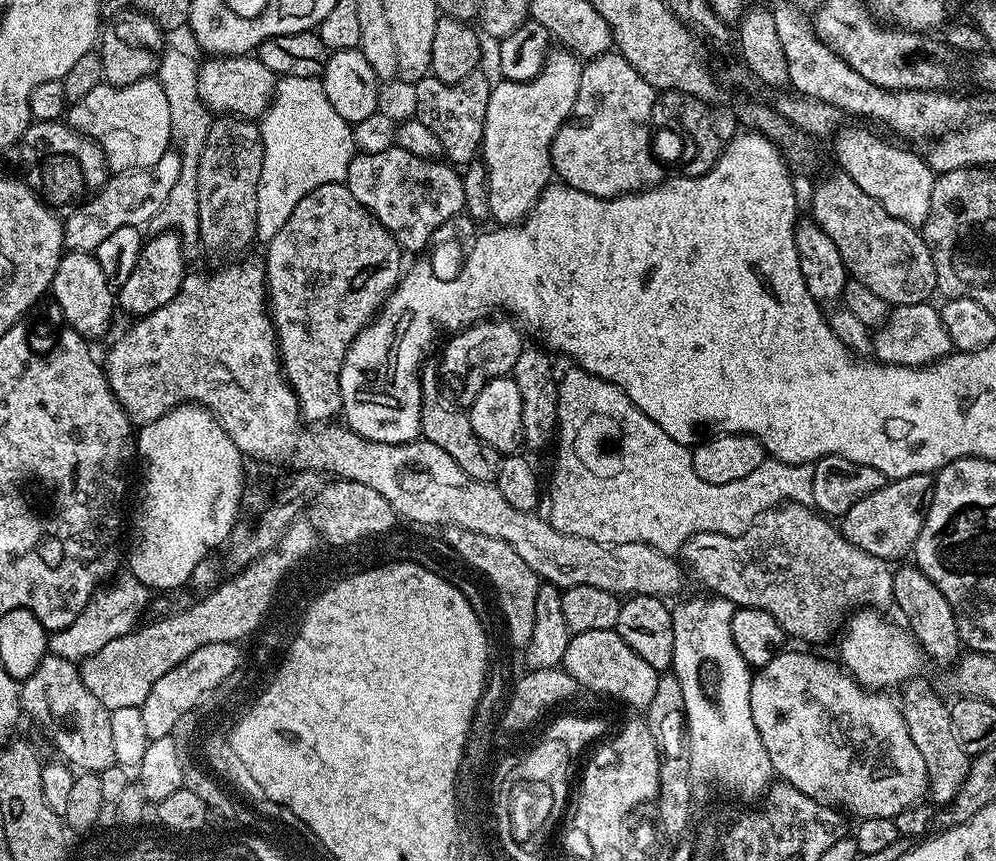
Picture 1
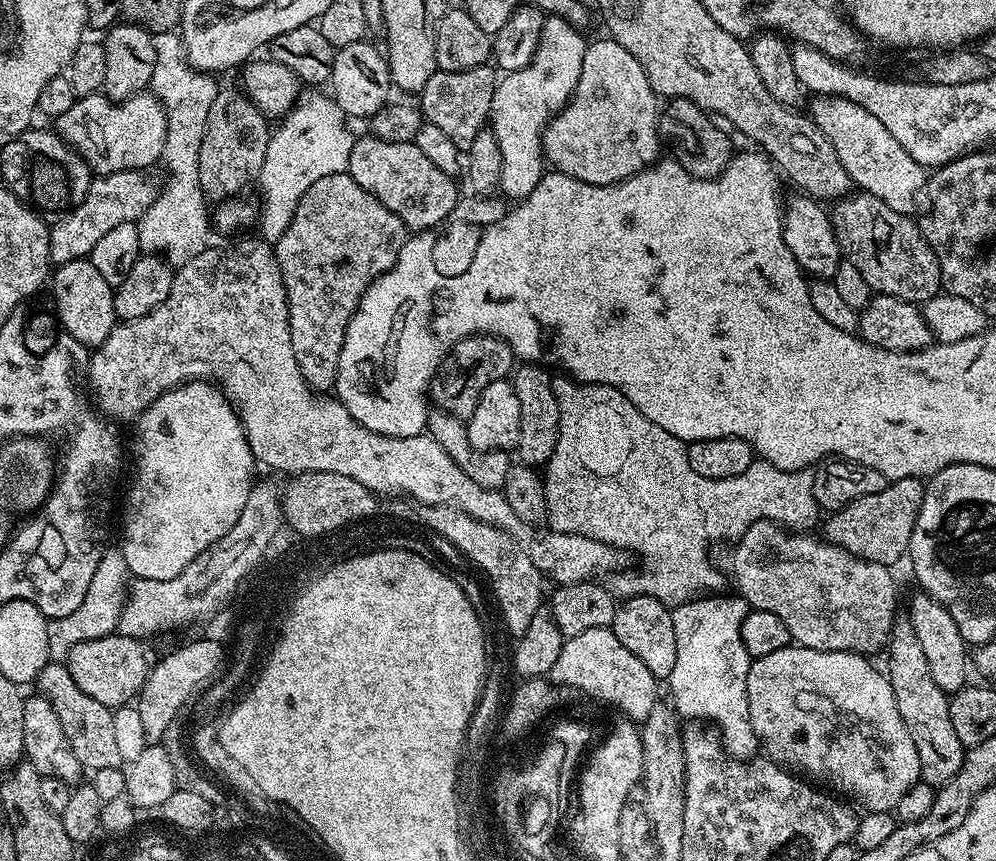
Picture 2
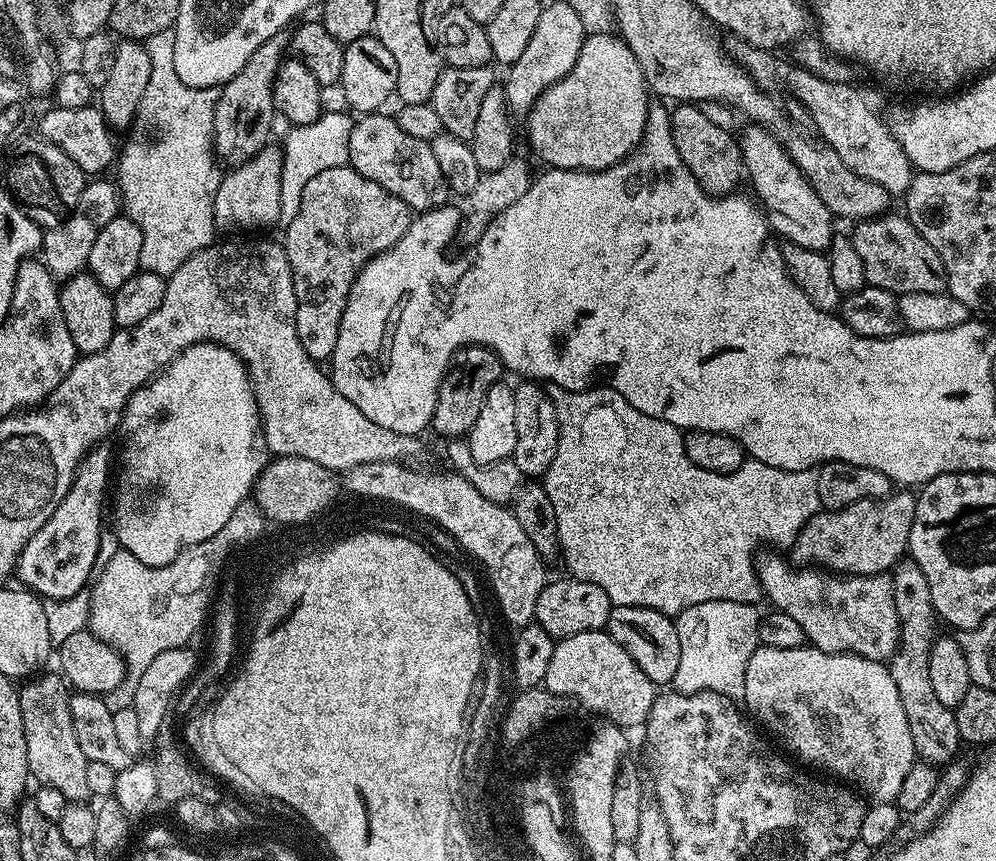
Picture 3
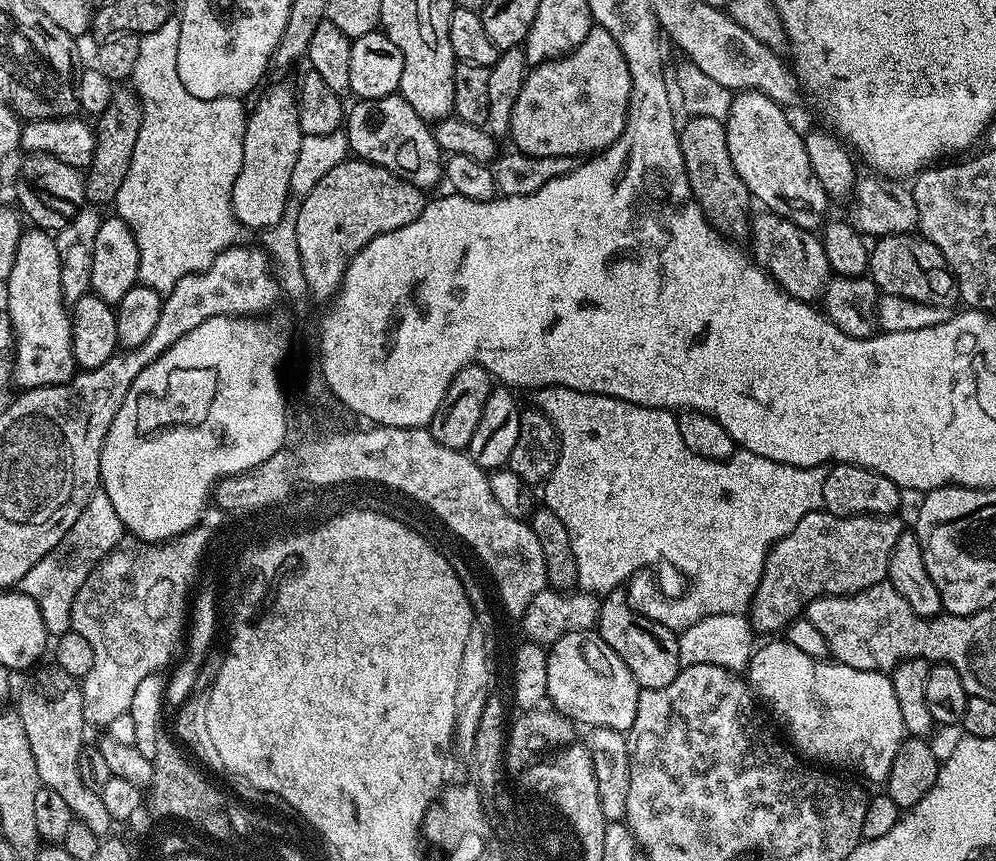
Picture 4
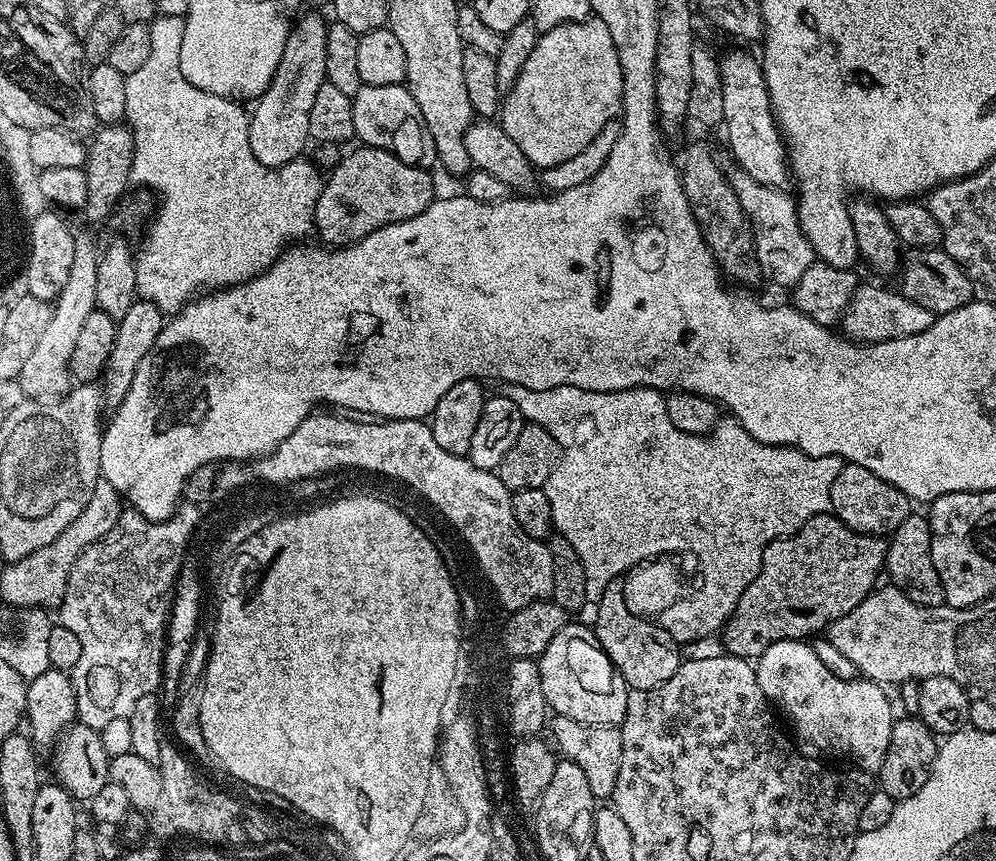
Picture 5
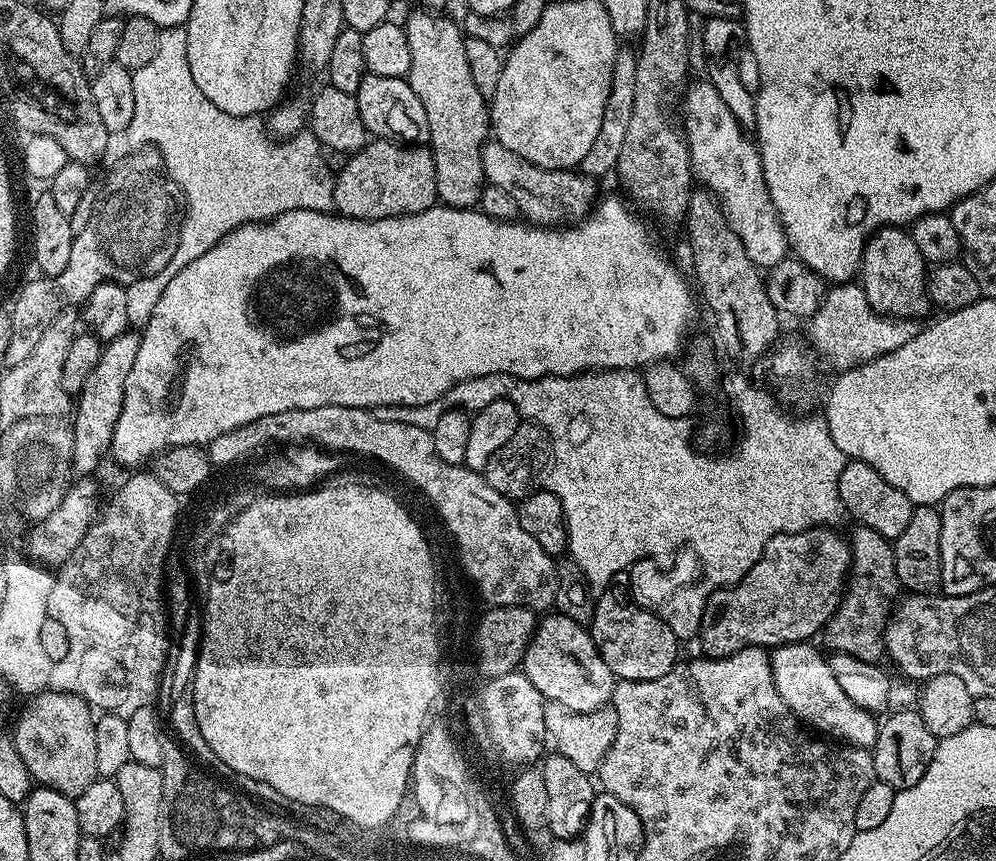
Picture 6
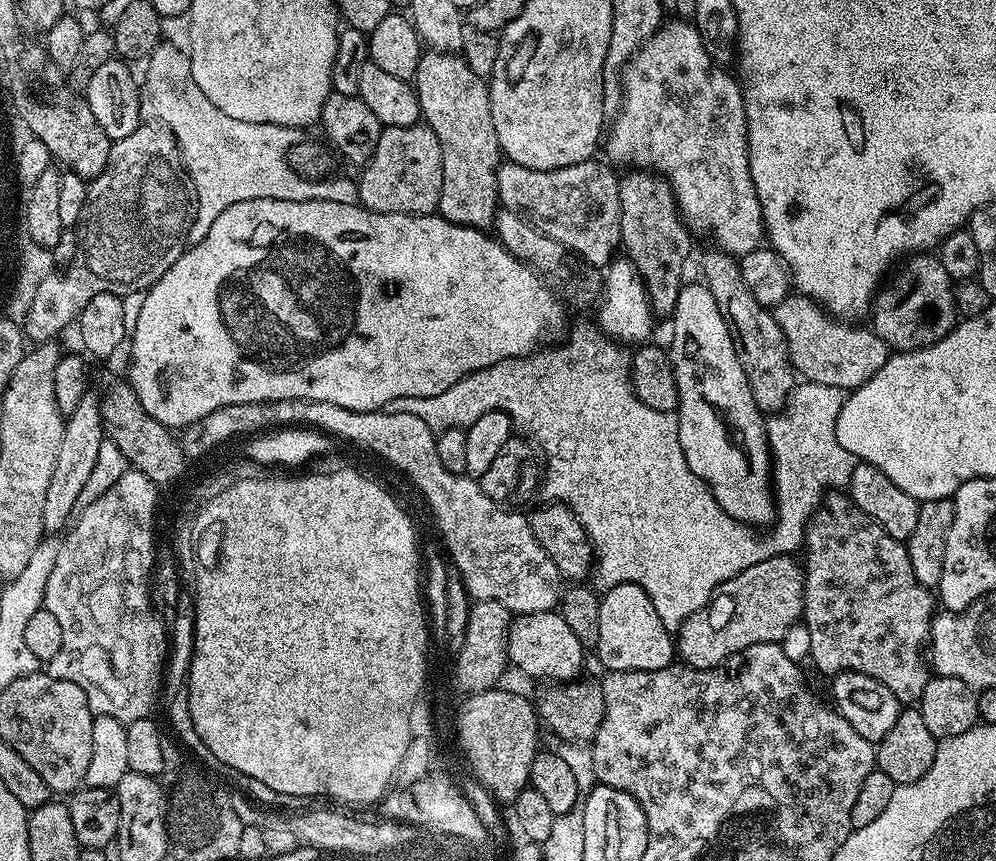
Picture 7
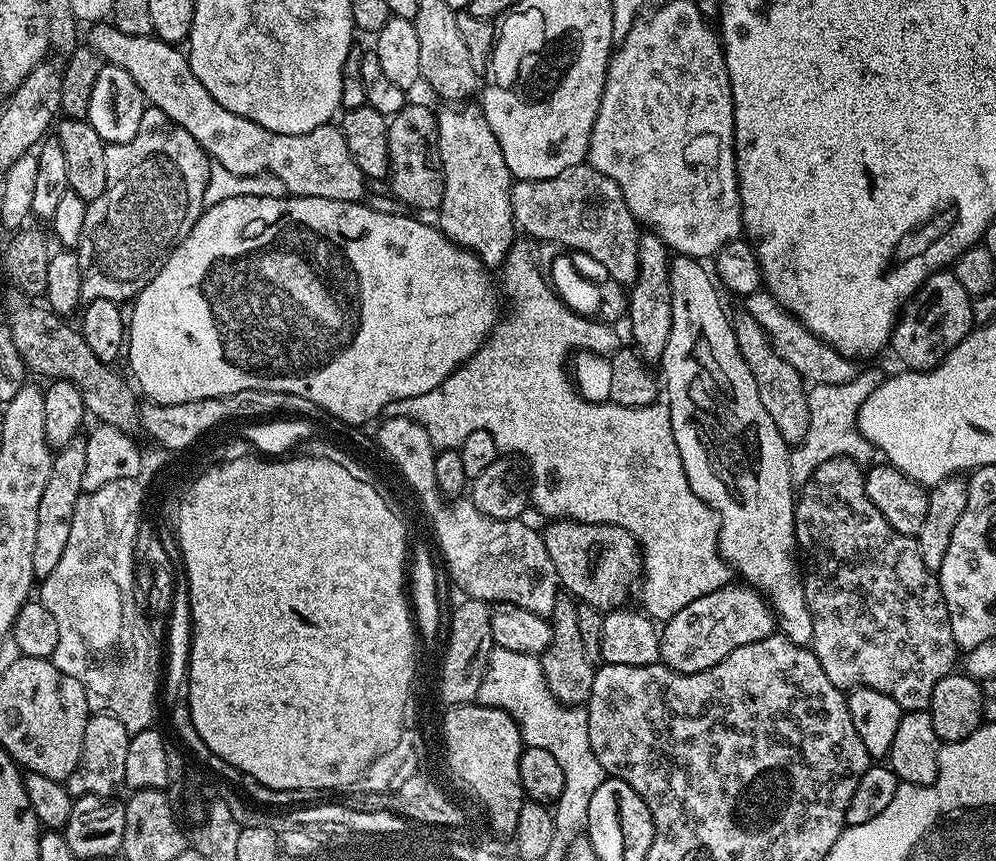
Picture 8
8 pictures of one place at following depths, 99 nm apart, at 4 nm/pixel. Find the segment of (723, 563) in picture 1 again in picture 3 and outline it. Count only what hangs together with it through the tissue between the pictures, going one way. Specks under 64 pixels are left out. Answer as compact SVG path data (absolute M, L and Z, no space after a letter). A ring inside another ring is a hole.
M780 556L758 560L760 587L771 607L790 614L802 626L809 645L823 652L843 652L887 661L900 643L900 619L894 606L891 579L879 576L846 576L800 566Z

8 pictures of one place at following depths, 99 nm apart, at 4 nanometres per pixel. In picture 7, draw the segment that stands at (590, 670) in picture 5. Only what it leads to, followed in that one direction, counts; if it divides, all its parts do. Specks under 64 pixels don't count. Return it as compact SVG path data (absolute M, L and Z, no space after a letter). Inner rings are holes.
M559 611L517 615L508 625L507 642L511 667L536 680L544 680L540 682L567 682L583 673L580 671L584 668L585 646L574 638L574 630L566 626Z

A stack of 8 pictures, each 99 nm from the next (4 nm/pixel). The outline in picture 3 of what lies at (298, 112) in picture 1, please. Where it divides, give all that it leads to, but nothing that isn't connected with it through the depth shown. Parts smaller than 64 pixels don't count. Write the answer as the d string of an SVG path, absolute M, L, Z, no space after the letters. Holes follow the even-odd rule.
M321 111L319 118L314 122L295 125L291 129L292 133L285 138L284 142L282 141L284 161L281 170L279 219L281 225L287 226L290 222L294 222L294 214L298 214L298 202L302 202L302 190L306 190L306 182L310 182L310 178L322 174L322 170L334 170L348 164L350 130L354 120L347 111L344 112Z

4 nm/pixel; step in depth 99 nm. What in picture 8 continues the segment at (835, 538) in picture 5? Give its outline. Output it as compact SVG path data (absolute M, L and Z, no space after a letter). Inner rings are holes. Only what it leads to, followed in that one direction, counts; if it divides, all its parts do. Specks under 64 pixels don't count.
M730 582L725 588L714 590L714 594L694 598L690 606L682 606L678 614L663 621L659 629L659 663L682 674L710 670L710 666L718 666L738 646L750 646L750 642L773 635L777 628L775 612L755 588L743 582Z

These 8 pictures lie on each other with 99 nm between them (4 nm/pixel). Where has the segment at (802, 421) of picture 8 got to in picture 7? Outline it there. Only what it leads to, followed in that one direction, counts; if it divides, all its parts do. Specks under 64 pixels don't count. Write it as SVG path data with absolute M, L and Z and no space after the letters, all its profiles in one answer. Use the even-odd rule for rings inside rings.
M711 251L704 256L702 283L708 287L710 294L714 294L718 310L722 310L722 318L726 318L738 362L742 362L742 370L754 394L754 402L760 407L761 413L778 412L787 404L792 389L798 383L798 373L792 367L786 346L786 334L782 326L774 322L771 311L763 308L758 298L754 298L750 286L746 286L739 259L729 252Z

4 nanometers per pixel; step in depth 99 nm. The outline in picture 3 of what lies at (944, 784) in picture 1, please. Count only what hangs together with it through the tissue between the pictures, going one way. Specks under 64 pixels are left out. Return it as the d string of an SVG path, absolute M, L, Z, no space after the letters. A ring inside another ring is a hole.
M905 558L892 569L890 573L892 582L892 593L894 594L894 606L900 619L900 643L897 644L895 652L890 657L890 671L894 678L894 686L898 686L898 698L902 698L902 710L906 710L906 722L910 722L910 738L914 738L917 757L925 764L943 766L957 759L962 741L958 734L958 722L955 711L942 702L934 694L930 683L930 654L932 653L932 641L934 631L932 627L938 624L938 617L932 599L930 598L930 582L926 582L926 574L910 558Z

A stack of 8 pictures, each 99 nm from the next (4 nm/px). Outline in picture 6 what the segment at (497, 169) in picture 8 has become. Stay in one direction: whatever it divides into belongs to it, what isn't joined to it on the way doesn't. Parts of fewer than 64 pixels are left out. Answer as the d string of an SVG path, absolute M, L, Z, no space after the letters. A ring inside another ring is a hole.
M432 10L415 11L409 14L408 20L403 21L406 42L410 42L410 70L406 79L414 94L418 94L422 110L426 110L426 122L430 126L428 144L436 171L436 194L441 205L475 209L480 203L481 189L486 184L482 170L482 150L490 136L490 104L474 86L474 78L470 78L461 25Z

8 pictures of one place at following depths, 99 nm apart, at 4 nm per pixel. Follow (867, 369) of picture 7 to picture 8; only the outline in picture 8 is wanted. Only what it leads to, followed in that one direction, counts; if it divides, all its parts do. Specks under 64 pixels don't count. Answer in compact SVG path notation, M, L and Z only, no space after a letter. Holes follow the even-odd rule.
M761 290L747 297L746 311L755 318L758 326L762 326L762 330L766 330L778 354L786 358L786 362L790 362L790 366L794 366L794 370L798 370L798 374L804 377L805 381L812 384L841 384L850 382L857 376L857 361L853 357L842 355L834 346L830 346L824 340L819 340L813 332L806 330L806 326L800 319L797 316L791 316L772 297L771 292Z

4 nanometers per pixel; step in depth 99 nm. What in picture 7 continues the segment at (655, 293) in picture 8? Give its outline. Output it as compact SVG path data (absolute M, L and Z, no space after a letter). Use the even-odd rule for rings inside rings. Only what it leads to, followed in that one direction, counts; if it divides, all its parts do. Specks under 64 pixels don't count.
M628 170L625 176L619 177L620 189L618 190L618 202L620 203L620 243L627 259L632 261L636 272L644 281L644 289L648 295L648 305L652 308L653 317L671 317L676 308L678 294L686 283L684 267L688 264L688 255L692 252L693 233L689 232L687 224L680 216L680 207L663 176L651 170Z

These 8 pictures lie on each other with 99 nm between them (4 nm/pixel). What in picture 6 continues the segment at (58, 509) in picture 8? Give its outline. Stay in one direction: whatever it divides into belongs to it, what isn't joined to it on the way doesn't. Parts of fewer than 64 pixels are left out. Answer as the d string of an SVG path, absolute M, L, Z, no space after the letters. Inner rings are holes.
M129 330L118 338L107 341L100 349L98 366L90 370L90 378L86 378L86 386L82 386L80 395L74 400L74 415L70 420L74 450L72 451L72 467L77 473L92 474L99 466L100 459L107 457L112 451L114 426L118 426L118 418L122 414L122 402L126 394L126 378L130 378L130 366L134 366L134 358L138 358L140 332Z

